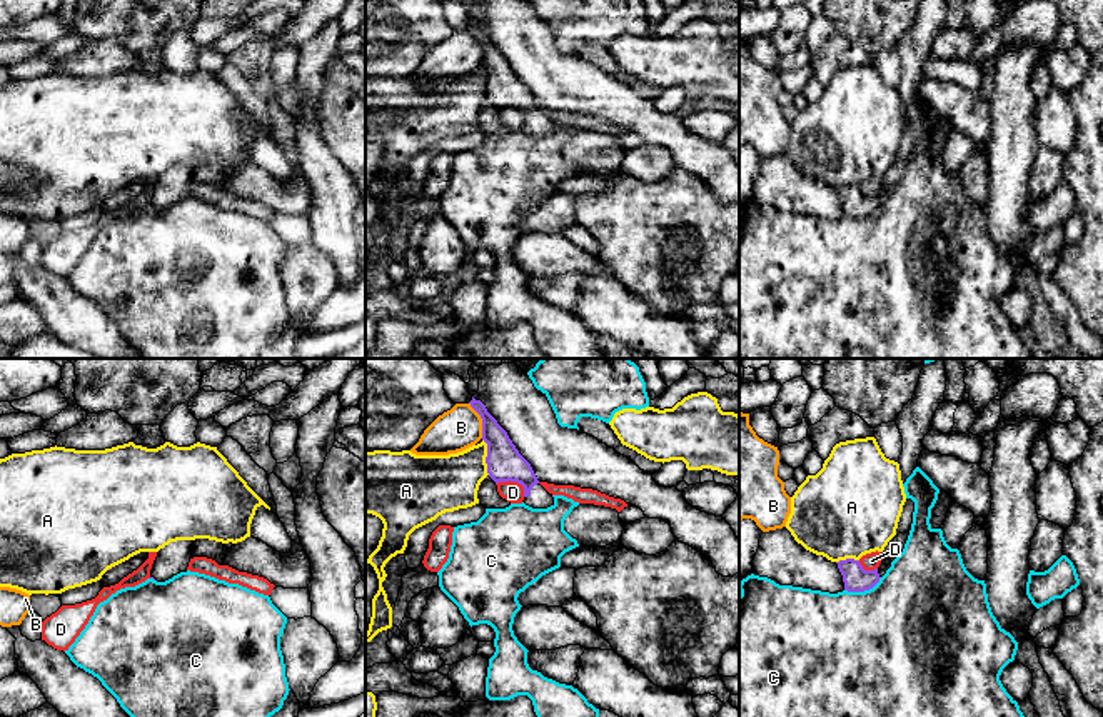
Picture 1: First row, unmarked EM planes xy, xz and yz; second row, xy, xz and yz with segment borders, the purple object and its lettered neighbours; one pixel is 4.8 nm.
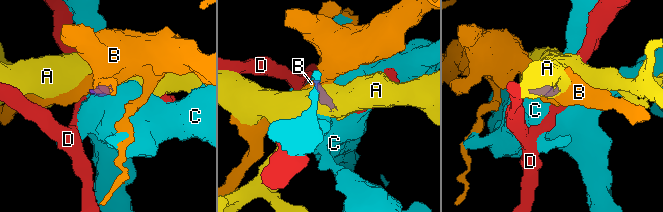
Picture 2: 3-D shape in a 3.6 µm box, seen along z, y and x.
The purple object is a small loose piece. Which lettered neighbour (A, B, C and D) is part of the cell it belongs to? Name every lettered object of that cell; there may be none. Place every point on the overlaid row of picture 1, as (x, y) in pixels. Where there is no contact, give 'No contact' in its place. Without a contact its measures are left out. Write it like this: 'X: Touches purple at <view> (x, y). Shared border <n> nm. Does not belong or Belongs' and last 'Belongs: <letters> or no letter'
A: Touches purple at xz (486, 457). Shared border 180 nm. Does not belong
B: Touches purple at xz (483, 421). Shared border 190 nm. Does not belong
C: Touches purple at yz (863, 591). Shared border 200 nm. Does not belong
D: Touches purple at xz (514, 481). Shared border 160 nm. Does not belong
Belongs: no letter

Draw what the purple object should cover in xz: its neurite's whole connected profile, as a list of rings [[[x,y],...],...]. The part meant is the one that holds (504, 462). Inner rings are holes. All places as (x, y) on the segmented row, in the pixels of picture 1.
[[[481,400],[469,402],[482,419],[482,440],[487,444],[487,474],[499,482],[517,482],[524,487],[524,504],[532,509],[554,505],[554,497],[537,480],[531,464],[519,454],[507,432],[487,412]]]

